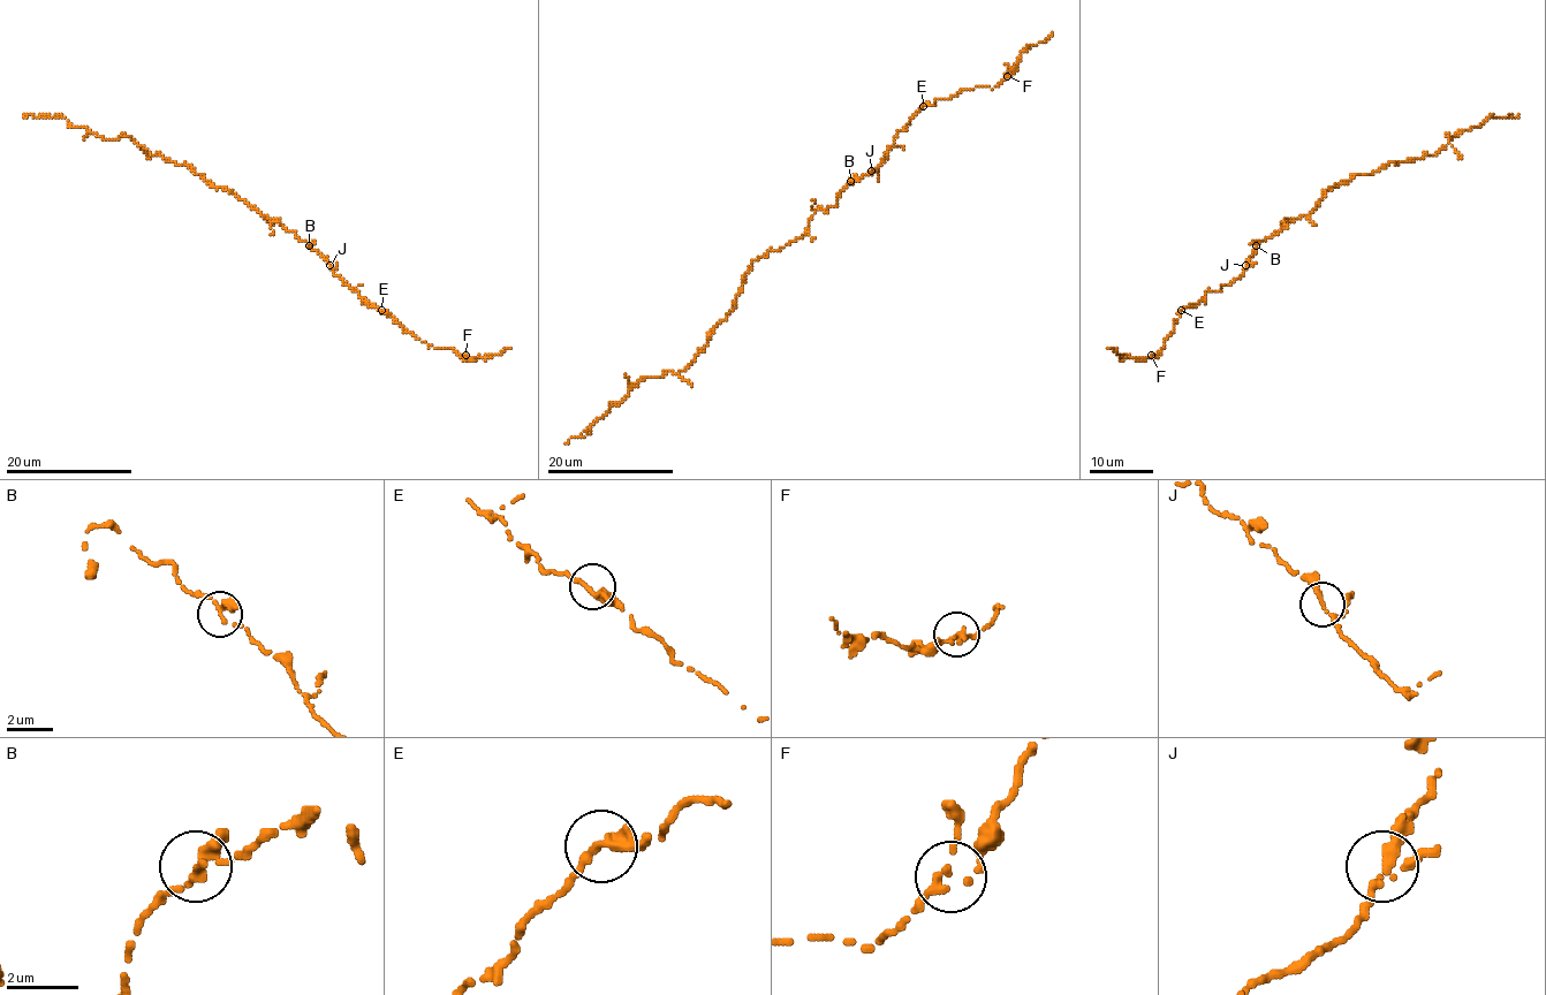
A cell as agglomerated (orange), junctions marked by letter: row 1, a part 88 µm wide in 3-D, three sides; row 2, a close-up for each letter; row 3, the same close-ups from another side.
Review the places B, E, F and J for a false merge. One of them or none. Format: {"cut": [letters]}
{"cut": []}

